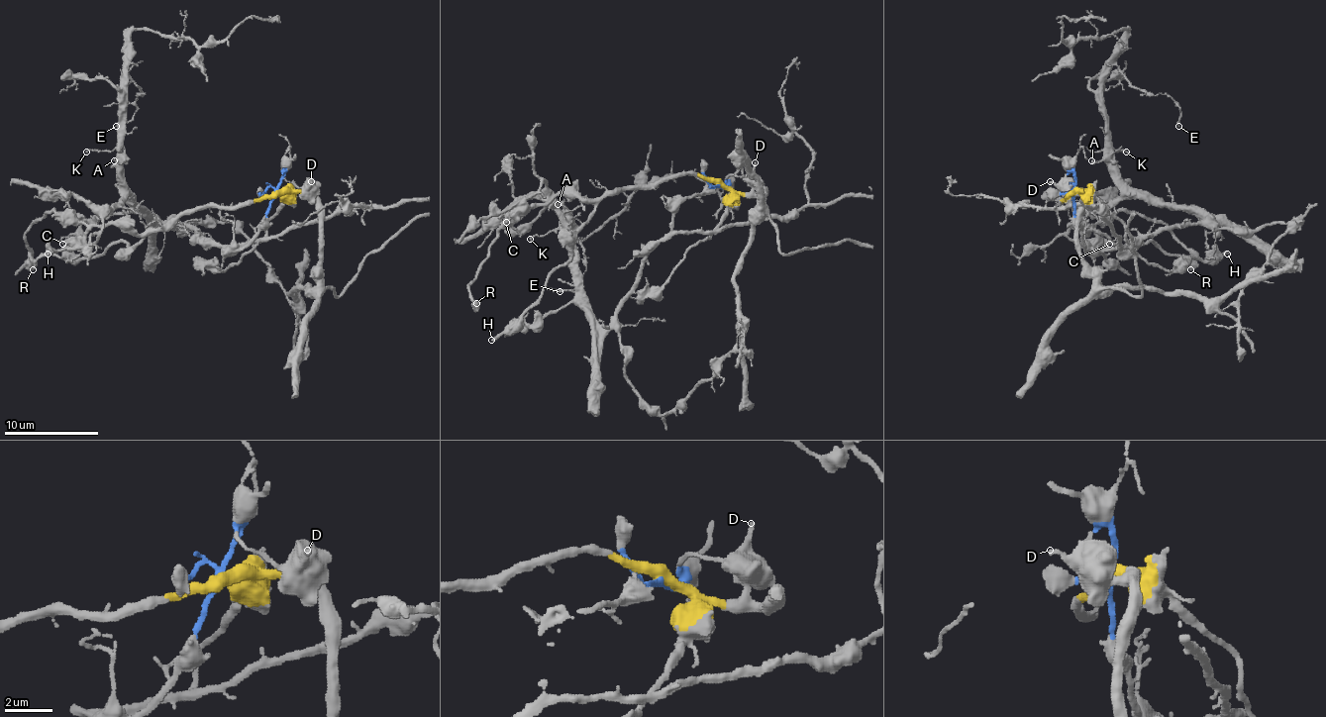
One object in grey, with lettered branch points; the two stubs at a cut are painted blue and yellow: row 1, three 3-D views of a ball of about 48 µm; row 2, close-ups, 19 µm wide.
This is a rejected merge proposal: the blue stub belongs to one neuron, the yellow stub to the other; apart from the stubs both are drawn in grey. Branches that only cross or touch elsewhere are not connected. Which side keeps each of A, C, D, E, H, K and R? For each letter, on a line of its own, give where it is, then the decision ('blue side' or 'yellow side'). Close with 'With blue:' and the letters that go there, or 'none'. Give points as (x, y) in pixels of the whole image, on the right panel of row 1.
A: at (1091, 160); blue side
C: at (1109, 244); yellow side
D: at (1050, 181); yellow side
E: at (1178, 126); blue side
H: at (1227, 254); yellow side
K: at (1126, 152); blue side
R: at (1190, 269); yellow side
With blue: A, E, K

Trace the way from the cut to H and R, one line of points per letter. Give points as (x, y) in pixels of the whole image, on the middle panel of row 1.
H: (720, 185), (689, 173), (611, 190), (576, 235), (566, 260), (550, 274), (538, 298), (491, 341)
R: (720, 185), (679, 173), (597, 199), (555, 197), (546, 204), (531, 204), (498, 232), (467, 286), (477, 303)

